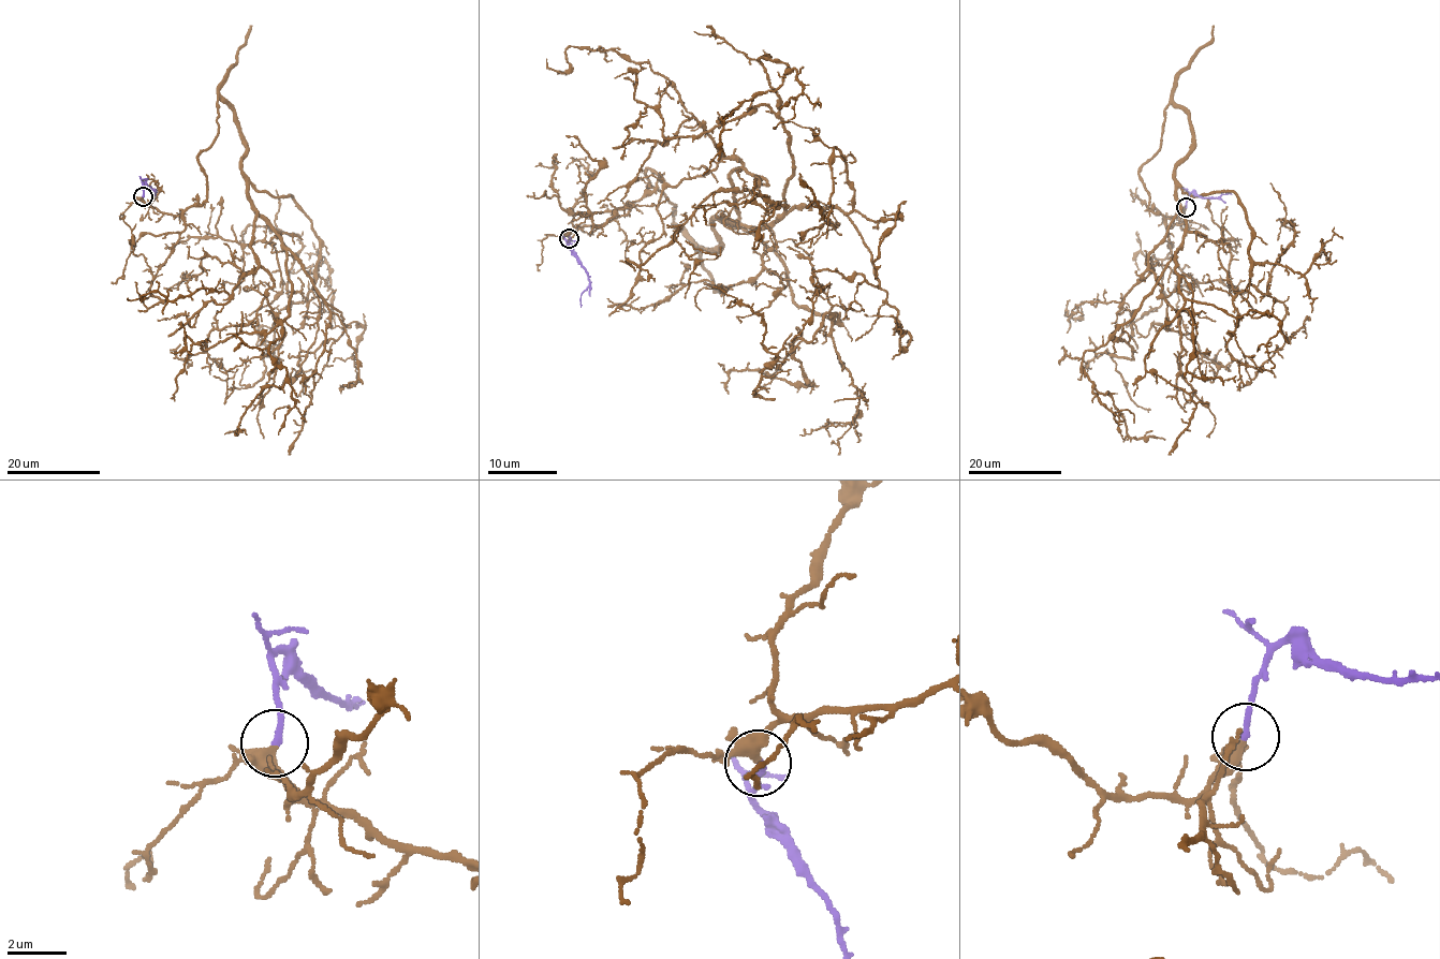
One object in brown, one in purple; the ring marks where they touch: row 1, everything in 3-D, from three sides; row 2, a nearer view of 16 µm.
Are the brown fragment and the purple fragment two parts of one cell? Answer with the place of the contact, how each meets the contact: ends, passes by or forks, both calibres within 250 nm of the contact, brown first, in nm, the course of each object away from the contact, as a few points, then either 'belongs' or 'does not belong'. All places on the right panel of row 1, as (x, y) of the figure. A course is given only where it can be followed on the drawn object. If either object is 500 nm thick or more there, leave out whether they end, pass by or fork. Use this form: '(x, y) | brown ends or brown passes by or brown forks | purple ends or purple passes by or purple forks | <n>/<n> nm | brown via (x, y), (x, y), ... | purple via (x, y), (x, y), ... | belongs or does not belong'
(1186, 207) | brown forks | purple ends | 280/220 nm | brown via (1186, 207), (1166, 225), (1139, 175), (1174, 103), (1183, 246), (1082, 365), (1129, 436), (1164, 440) | purple via (1186, 207), (1192, 192), (1207, 198), (1232, 194) | belongs

